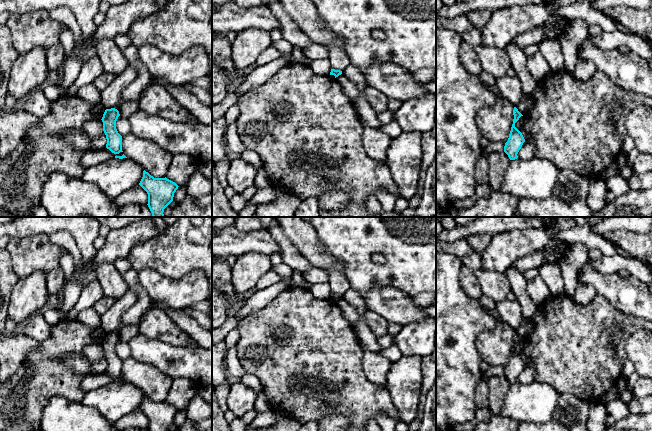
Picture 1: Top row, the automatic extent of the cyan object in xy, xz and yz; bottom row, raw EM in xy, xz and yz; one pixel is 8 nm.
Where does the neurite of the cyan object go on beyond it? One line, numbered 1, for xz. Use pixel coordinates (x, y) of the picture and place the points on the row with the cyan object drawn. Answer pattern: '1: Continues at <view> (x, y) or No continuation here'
1: No continuation here

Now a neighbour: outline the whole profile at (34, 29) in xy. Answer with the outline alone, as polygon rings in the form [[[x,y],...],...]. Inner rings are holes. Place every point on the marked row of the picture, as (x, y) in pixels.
[[[46,10],[12,14],[6,25],[19,54],[26,54],[35,47],[48,50],[60,43],[61,32],[68,29],[64,23],[52,19]]]

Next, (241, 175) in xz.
[[[238,158],[230,161],[230,167],[227,174],[227,182],[236,193],[243,192],[246,188],[254,185],[255,176],[257,171],[254,167],[243,160]]]

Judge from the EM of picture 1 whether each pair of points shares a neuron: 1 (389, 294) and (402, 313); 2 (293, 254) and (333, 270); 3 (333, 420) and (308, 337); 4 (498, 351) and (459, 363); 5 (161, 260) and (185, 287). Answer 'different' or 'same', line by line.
1: same
2: different
3: different
4: different
5: different

